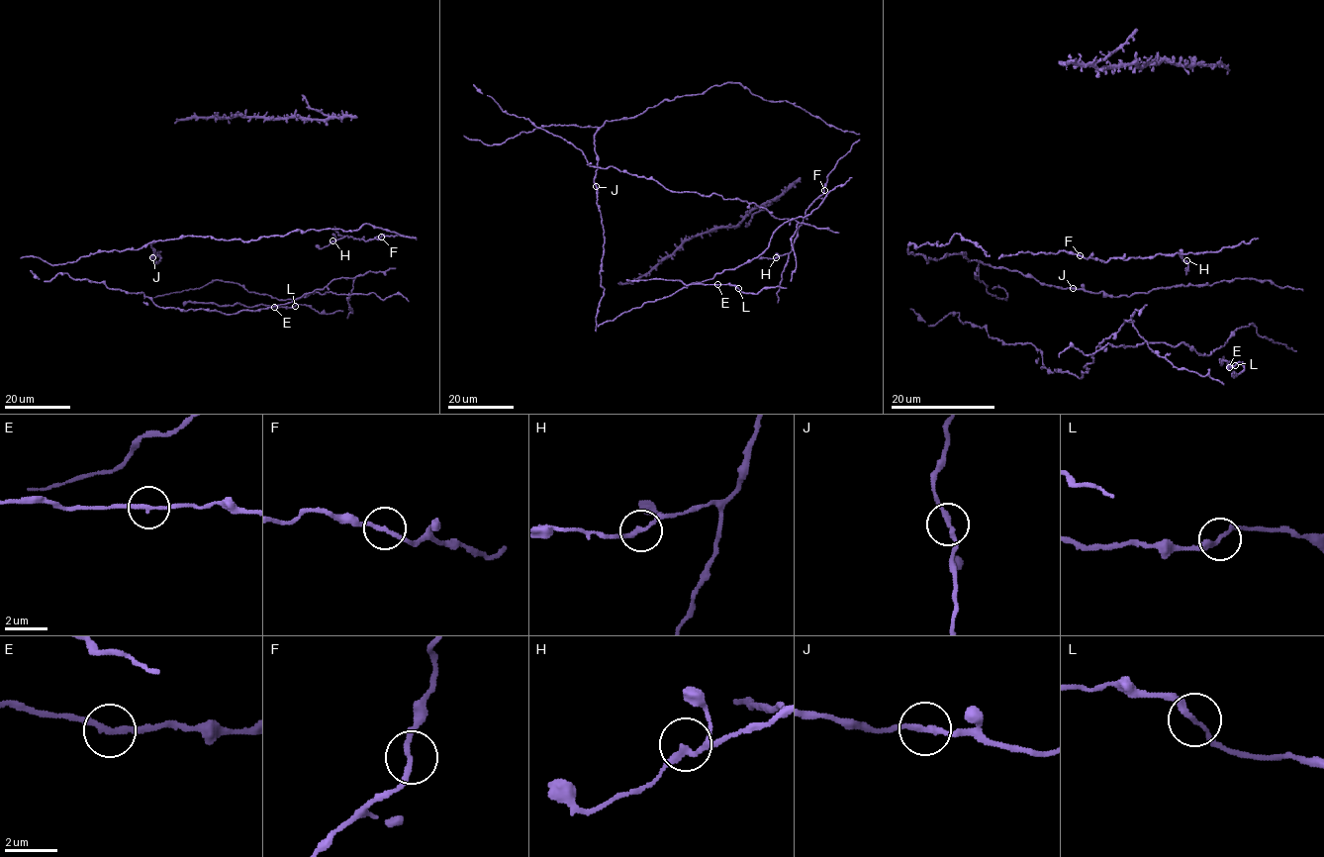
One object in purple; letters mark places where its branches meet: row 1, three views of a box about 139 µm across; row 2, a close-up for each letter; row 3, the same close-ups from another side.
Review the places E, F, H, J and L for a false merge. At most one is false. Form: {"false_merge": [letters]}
{"false_merge": []}

